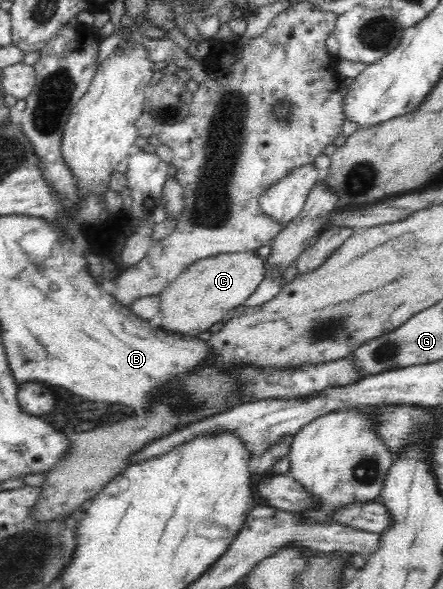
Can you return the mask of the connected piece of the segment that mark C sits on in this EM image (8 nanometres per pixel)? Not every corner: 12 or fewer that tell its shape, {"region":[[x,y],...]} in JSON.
{"region":[[255,252],[202,259],[159,295],[164,330],[222,324],[264,278]]}

